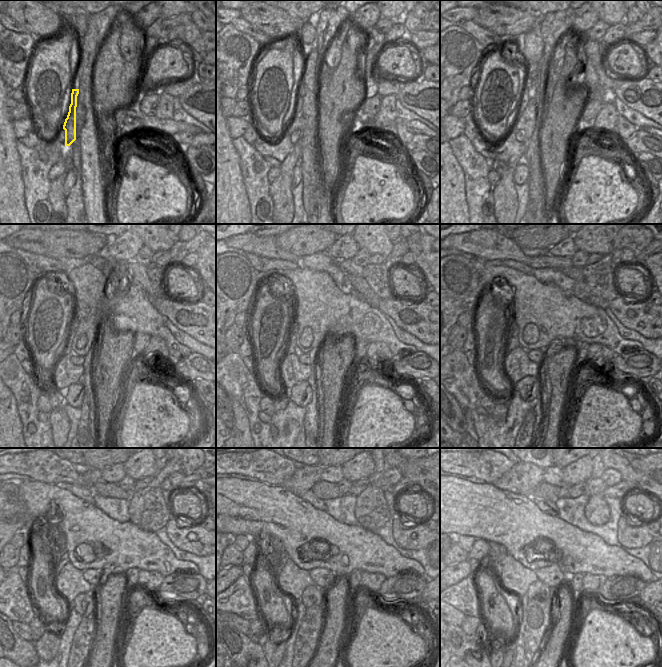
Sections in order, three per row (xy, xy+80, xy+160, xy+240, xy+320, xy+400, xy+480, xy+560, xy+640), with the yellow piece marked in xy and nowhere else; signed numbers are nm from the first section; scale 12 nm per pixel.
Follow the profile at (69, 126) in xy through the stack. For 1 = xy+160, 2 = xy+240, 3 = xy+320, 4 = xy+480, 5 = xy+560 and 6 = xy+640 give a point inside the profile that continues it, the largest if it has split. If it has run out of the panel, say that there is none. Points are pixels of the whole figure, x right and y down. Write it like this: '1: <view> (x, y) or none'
1: xy+160 (520, 136)
2: xy+240 (77, 360)
3: xy+320 (310, 358)
4: xy+480 (94, 577)
5: xy+560 (325, 578)
6: xy+640 (552, 576)

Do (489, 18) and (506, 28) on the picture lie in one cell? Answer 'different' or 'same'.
same

